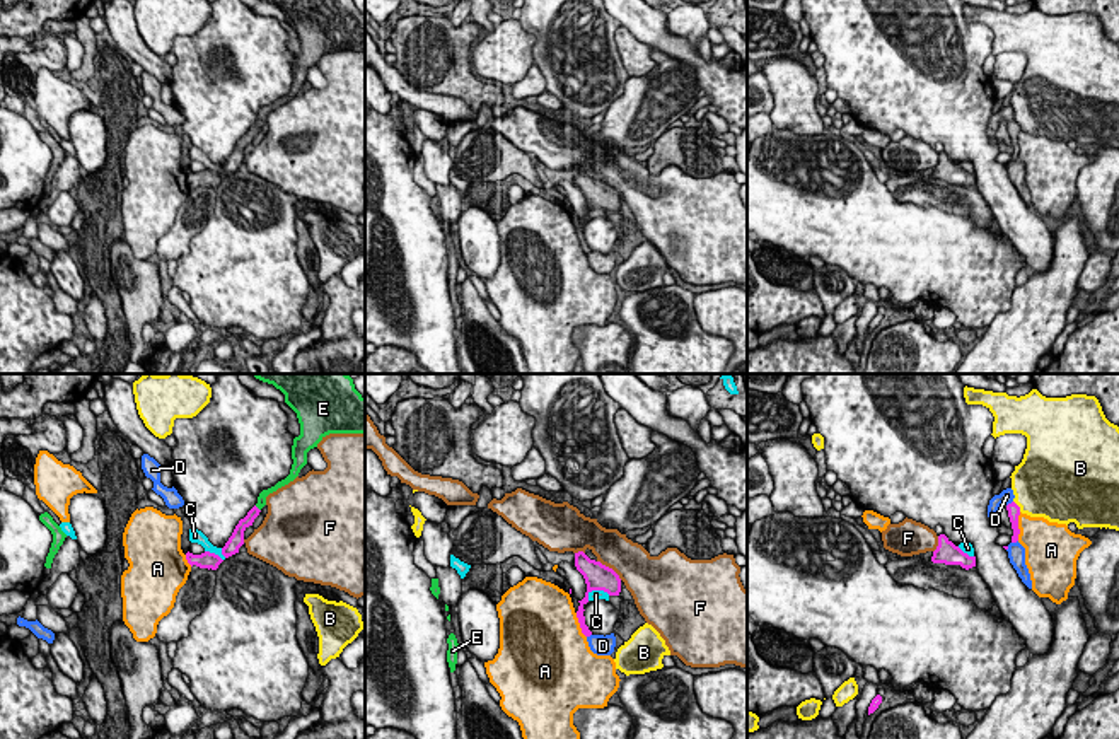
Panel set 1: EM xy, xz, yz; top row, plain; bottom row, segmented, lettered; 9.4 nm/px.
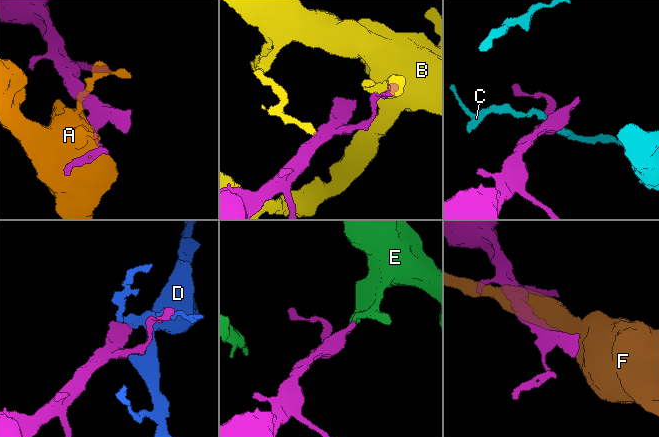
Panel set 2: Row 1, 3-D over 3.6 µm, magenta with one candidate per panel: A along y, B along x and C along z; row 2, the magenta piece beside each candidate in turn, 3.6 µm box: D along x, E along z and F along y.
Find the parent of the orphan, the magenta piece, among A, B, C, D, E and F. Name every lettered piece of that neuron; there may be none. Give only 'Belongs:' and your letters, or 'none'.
Belongs: E

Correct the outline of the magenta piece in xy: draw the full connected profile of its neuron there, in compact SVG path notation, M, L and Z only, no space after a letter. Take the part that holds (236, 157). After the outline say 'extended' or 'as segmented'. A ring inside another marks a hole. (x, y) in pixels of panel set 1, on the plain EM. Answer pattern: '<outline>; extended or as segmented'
M268 0L285 12L285 20L297 31L300 53L292 63L290 92L275 104L263 108L258 121L239 138L232 154L222 166L225 176L239 171L244 148L252 143L266 114L293 99L307 82L307 70L329 51L365 51L365 15L353 0Z; extended

